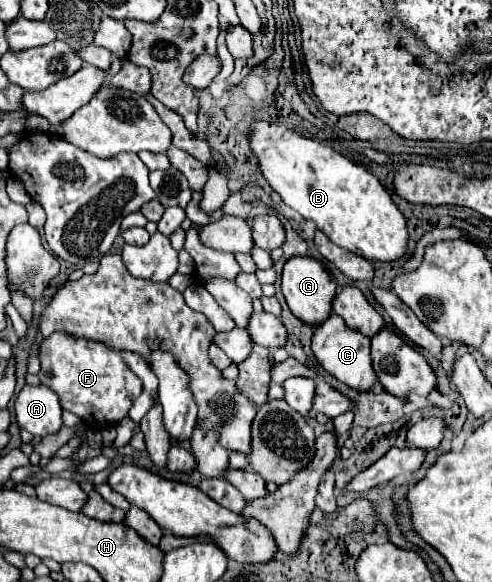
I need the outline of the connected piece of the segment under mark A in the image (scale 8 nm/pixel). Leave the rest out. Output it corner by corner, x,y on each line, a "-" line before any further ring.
24,385
16,397
16,421
20,429
30,431
34,437
58,433
62,427
62,407
56,393
52,393
52,389
48,389
46,385

